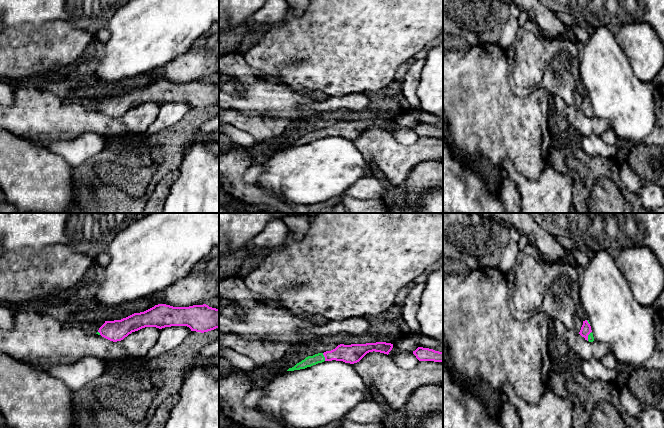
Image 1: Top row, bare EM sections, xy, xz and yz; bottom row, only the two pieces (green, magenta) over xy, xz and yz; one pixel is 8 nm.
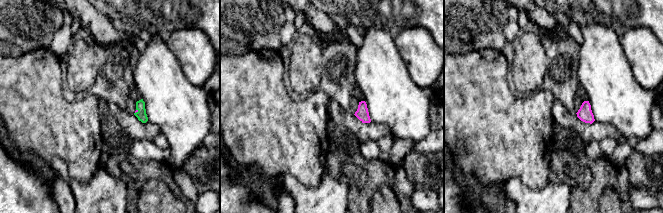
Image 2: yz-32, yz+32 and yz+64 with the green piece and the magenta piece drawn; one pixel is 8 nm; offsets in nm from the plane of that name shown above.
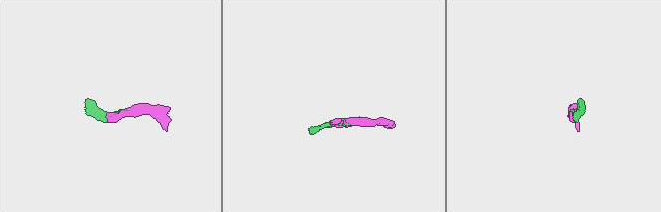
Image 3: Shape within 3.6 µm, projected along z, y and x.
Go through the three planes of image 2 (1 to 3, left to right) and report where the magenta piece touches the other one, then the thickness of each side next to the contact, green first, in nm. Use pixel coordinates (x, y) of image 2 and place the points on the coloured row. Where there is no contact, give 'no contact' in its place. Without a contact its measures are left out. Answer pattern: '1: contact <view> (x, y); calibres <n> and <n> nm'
1: contact yz-32 (138, 111); calibres 80 and 20 nm
2: no contact
3: no contact

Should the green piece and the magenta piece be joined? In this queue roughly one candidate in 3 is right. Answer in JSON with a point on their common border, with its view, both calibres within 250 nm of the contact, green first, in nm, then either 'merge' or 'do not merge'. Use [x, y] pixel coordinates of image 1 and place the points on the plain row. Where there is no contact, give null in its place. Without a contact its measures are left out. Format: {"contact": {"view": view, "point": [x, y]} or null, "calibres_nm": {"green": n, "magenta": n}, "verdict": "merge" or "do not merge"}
{"contact": {"view": "xz", "point": [324, 133]}, "calibres_nm": {"green": 90, "magenta": 150}, "verdict": "merge"}

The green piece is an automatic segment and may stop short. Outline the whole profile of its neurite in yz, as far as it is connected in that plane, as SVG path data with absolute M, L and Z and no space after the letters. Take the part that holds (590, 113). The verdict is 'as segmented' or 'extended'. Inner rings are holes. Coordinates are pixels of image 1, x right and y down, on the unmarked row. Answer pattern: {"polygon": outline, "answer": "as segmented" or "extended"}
{"polygon": "M589 96L583 97L583 101L581 103L581 106L580 106L579 110L582 113L584 113L585 116L587 116L589 118L593 118L594 117L594 113L593 113L593 109L592 109L592 106L591 106L591 102L590 102Z", "answer": "extended"}

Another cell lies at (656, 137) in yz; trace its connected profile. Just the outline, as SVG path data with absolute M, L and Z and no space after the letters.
M656 125L641 144L649 146L664 146L664 126Z

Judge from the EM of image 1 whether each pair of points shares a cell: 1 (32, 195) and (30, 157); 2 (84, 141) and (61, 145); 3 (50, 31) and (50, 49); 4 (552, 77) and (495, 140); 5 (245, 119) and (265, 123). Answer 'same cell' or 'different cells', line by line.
1: same cell
2: same cell
3: same cell
4: different cells
5: same cell

